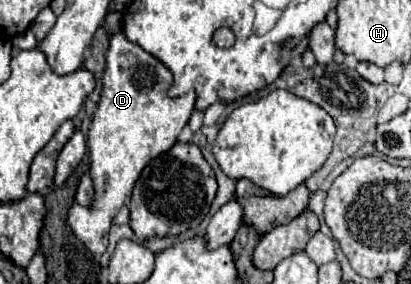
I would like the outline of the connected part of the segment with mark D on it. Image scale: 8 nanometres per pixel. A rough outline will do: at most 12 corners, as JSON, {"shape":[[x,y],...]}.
{"shape":[[110,38],[88,130],[94,198],[68,210],[94,256],[144,166],[176,144],[192,92]]}

